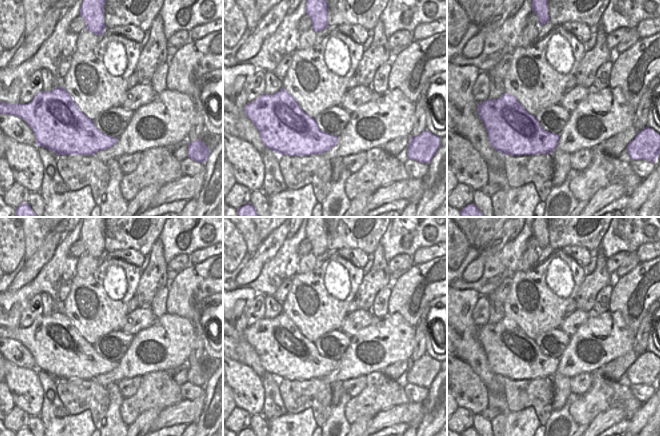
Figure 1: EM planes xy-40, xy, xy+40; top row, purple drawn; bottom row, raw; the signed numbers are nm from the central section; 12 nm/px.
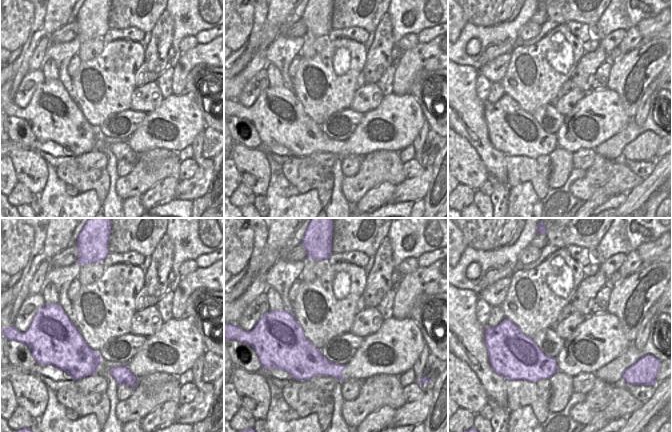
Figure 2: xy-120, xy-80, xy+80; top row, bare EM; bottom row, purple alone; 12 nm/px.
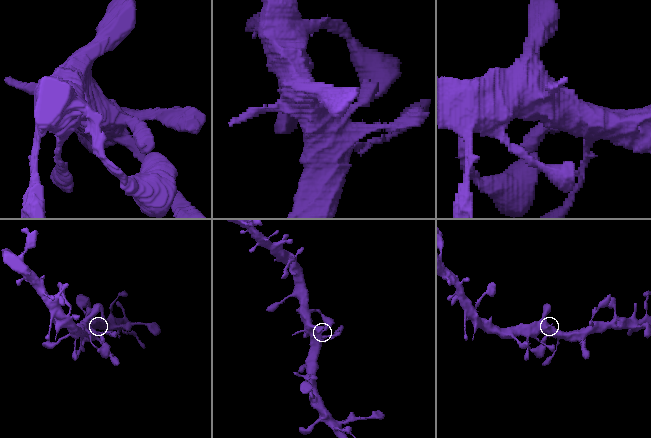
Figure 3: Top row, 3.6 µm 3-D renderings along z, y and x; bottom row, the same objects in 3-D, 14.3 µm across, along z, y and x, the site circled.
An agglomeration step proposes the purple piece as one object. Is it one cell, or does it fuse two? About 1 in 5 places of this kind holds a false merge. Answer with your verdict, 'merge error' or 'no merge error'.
no merge error

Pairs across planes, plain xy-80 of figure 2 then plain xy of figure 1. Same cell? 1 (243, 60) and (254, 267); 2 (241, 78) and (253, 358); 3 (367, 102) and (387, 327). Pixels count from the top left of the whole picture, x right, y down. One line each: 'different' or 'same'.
1: same
2: same
3: different

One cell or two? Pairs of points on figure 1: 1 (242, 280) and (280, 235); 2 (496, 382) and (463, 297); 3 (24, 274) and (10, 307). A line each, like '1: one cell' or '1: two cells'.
1: one cell
2: one cell
3: two cells

